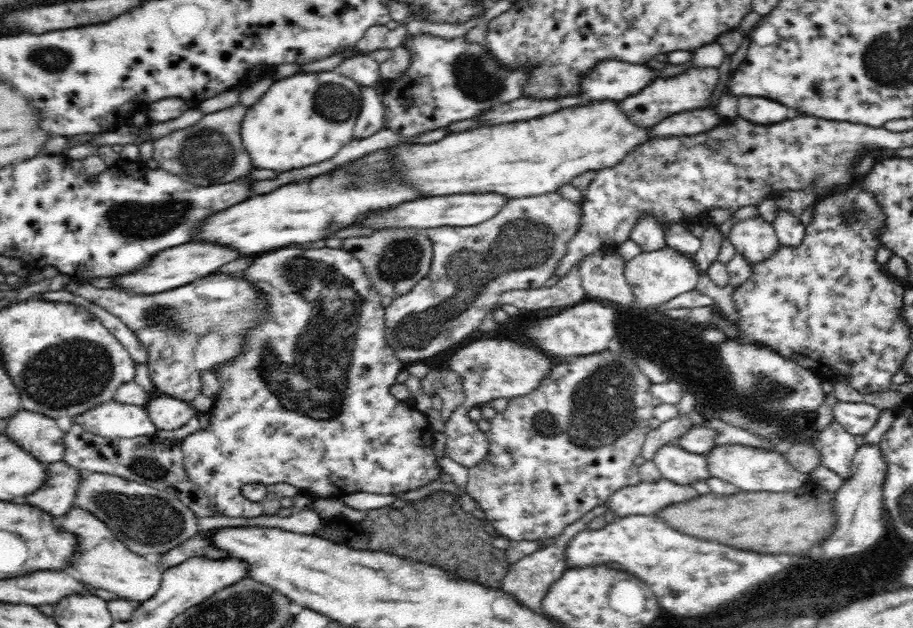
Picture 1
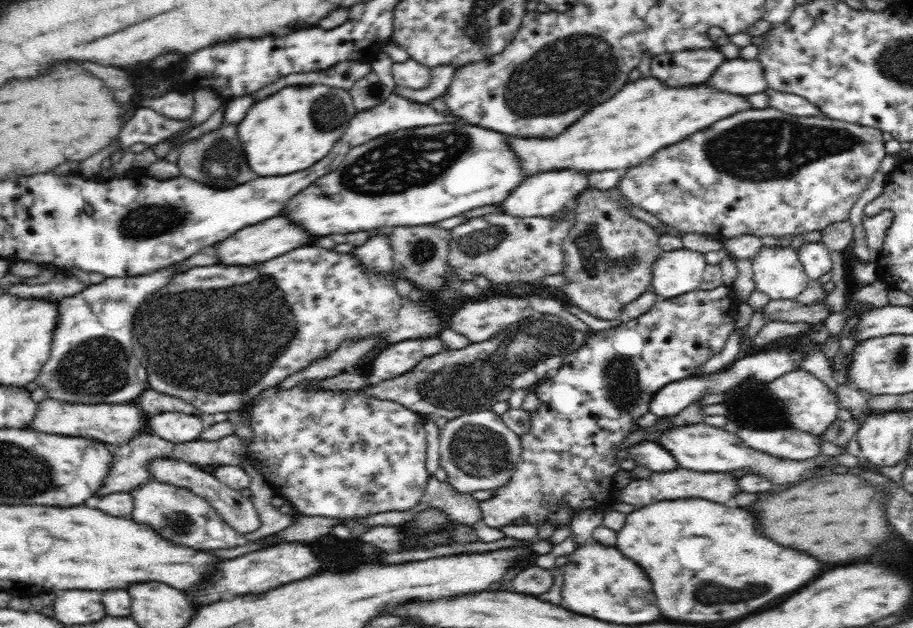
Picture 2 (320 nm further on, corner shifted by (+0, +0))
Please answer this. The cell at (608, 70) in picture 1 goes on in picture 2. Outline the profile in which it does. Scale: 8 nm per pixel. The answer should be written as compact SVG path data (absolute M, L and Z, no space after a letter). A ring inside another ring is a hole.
M719 48L664 53L651 58L651 76L670 86L706 82L728 59Z

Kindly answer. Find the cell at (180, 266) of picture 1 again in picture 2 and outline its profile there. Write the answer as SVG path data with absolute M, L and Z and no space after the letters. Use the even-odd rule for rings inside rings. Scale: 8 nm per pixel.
M276 216L276 218L268 218L256 226L248 226L236 234L232 234L230 238L226 238L222 242L213 245L216 250L216 256L220 258L221 264L242 264L242 266L250 266L250 264L260 264L260 262L266 262L266 260L272 260L276 256L282 256L282 252L290 252L294 248L300 248L300 246L308 246L312 244L312 236L292 224L288 218L284 216Z

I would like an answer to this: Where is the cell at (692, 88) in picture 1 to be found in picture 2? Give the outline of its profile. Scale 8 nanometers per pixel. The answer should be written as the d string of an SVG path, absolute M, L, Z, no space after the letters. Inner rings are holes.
M738 57L737 59L726 59L708 80L714 88L732 92L732 94L758 94L768 90L768 82L759 58L746 60Z

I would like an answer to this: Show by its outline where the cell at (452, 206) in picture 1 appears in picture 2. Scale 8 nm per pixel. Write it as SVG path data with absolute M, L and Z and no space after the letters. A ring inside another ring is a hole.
M549 170L528 177L522 186L516 187L501 204L504 213L519 217L550 217L558 215L566 209L568 200L576 200L580 193L590 189L588 183L590 173L580 173L578 170Z

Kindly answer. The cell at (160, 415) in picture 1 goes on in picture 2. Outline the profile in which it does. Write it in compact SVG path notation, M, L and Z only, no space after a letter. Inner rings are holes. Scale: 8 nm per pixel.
M177 412L155 414L148 425L152 434L178 444L198 439L205 430L200 417Z

